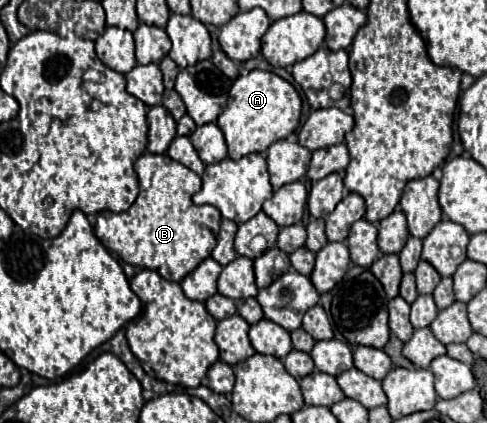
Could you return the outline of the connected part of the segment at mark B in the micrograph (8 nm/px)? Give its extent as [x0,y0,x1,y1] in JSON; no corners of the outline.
[95,154,221,282]

